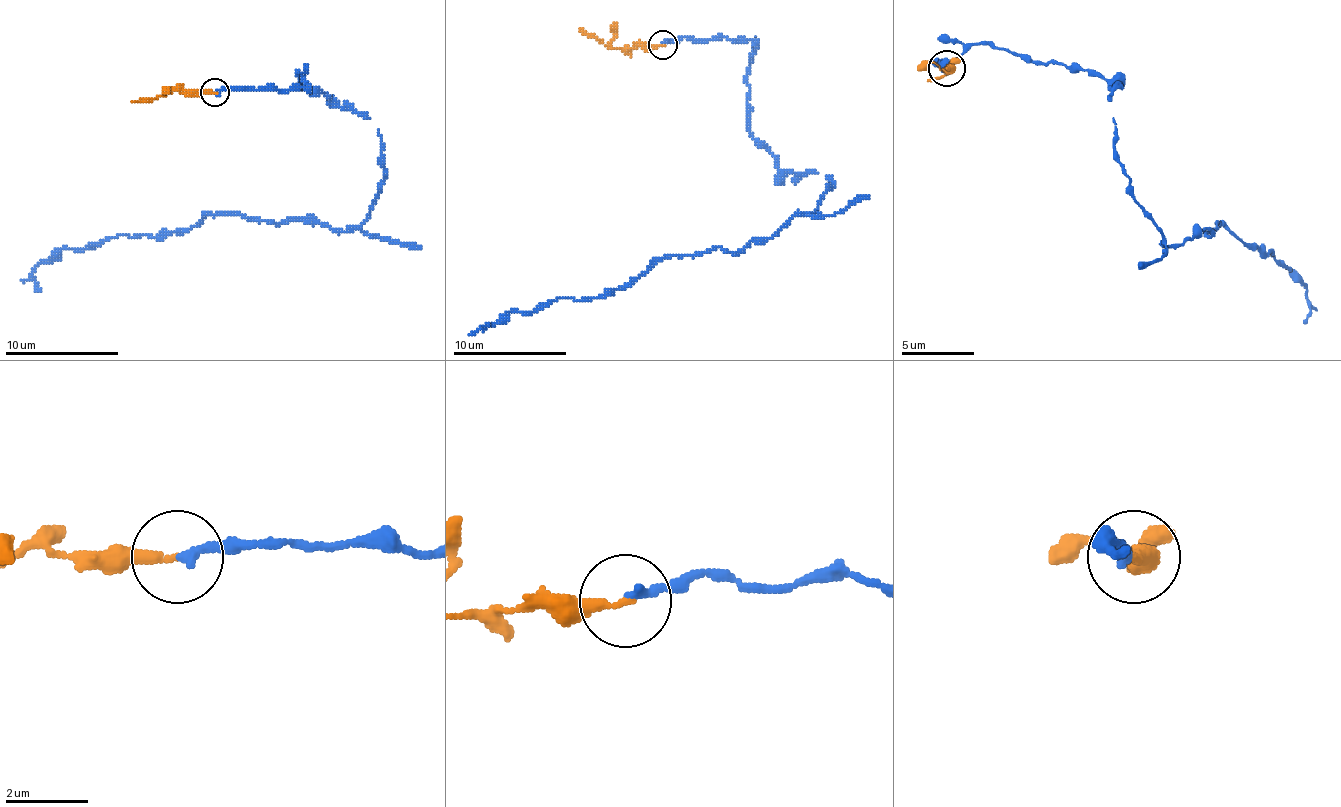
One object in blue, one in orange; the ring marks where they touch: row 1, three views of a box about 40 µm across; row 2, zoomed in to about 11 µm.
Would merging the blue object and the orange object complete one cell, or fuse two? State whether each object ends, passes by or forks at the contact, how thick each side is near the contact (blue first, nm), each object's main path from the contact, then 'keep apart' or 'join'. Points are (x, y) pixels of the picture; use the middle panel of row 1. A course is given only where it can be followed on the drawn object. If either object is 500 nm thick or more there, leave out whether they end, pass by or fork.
blue ends there; orange ends there; 220 nm thick on the blue side, 240 nm on the other; blue runs (662, 42), (750, 39), (750, 133), (781, 170), (829, 176), (818, 207), (738, 252), (665, 255), (489, 323); orange runs (662, 45), (616, 48), (599, 42), (579, 28); join

